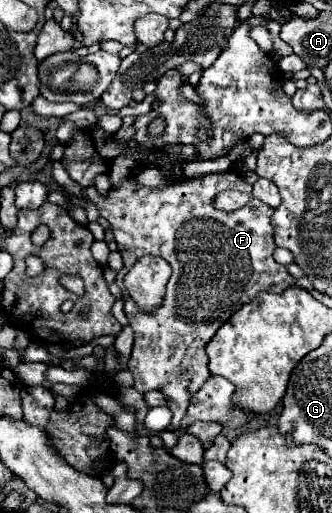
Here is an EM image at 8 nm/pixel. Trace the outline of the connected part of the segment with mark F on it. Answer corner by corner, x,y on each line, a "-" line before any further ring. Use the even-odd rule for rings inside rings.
235,173
187,179
165,189
135,189
133,179
125,179
121,187
109,191
107,197
101,197
95,187
83,189
83,197
89,199
99,209
101,217
109,221
125,263
117,273
115,283
123,293
125,315
135,331
133,353
127,361
135,379
133,387
138,392
155,389
167,395
167,407
173,411
171,425
167,427
169,431
179,429
191,395
211,375
207,369
209,359
205,345
217,329
239,307
255,299
257,293
281,293
295,283
287,269
273,259
273,209
253,197
237,211
219,211
215,209
213,199
227,189
251,193
251,185
-
143,255
159,255
173,267
173,275
167,283
167,301
163,301
155,313
139,311
123,285
123,277

